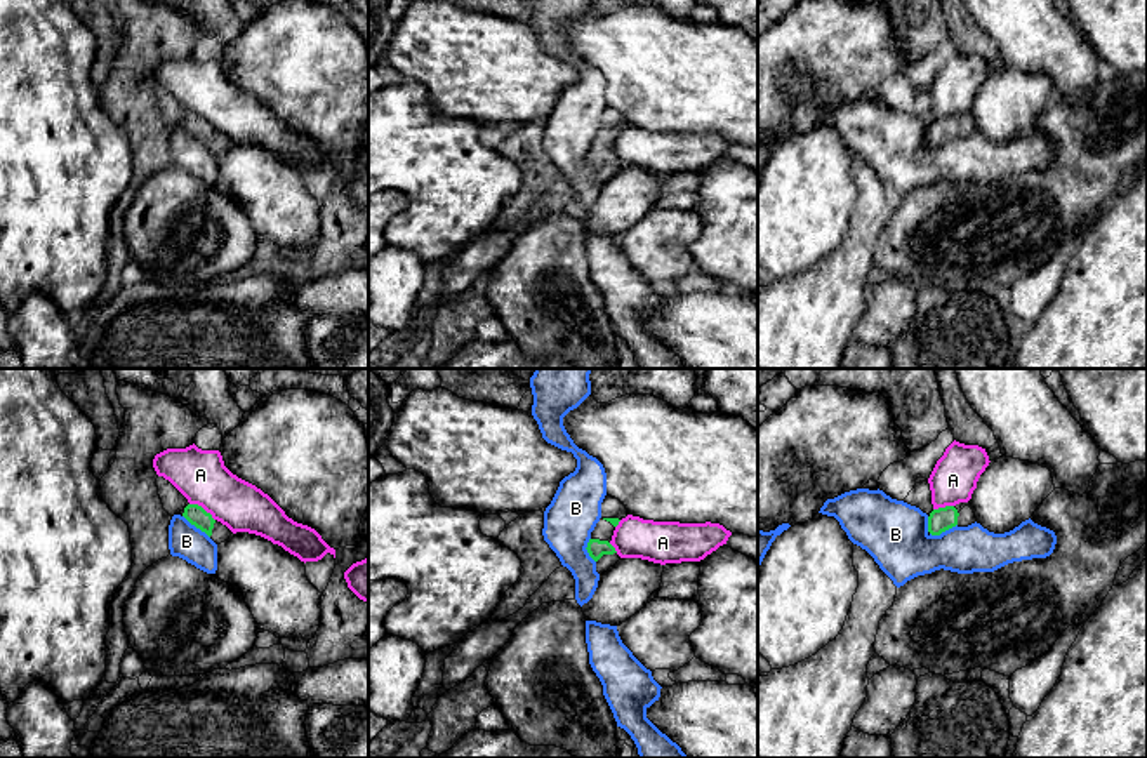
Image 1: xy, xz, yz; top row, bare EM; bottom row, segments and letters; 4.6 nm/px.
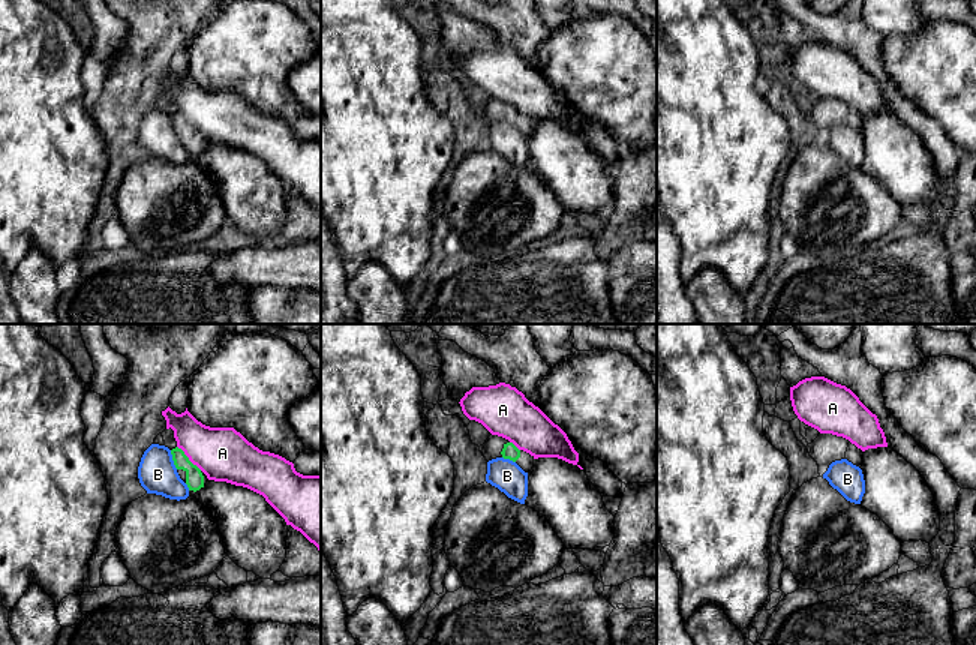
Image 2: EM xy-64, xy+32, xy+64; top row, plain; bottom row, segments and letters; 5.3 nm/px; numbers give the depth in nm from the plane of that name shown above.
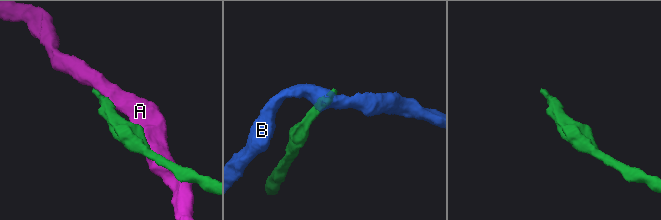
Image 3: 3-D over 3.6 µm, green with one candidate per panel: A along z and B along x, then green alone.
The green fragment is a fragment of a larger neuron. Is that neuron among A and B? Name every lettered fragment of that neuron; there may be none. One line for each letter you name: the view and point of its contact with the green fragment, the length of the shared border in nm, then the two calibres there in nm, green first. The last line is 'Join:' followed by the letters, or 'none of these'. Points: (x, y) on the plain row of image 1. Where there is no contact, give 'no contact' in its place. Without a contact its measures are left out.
Join: none of these

